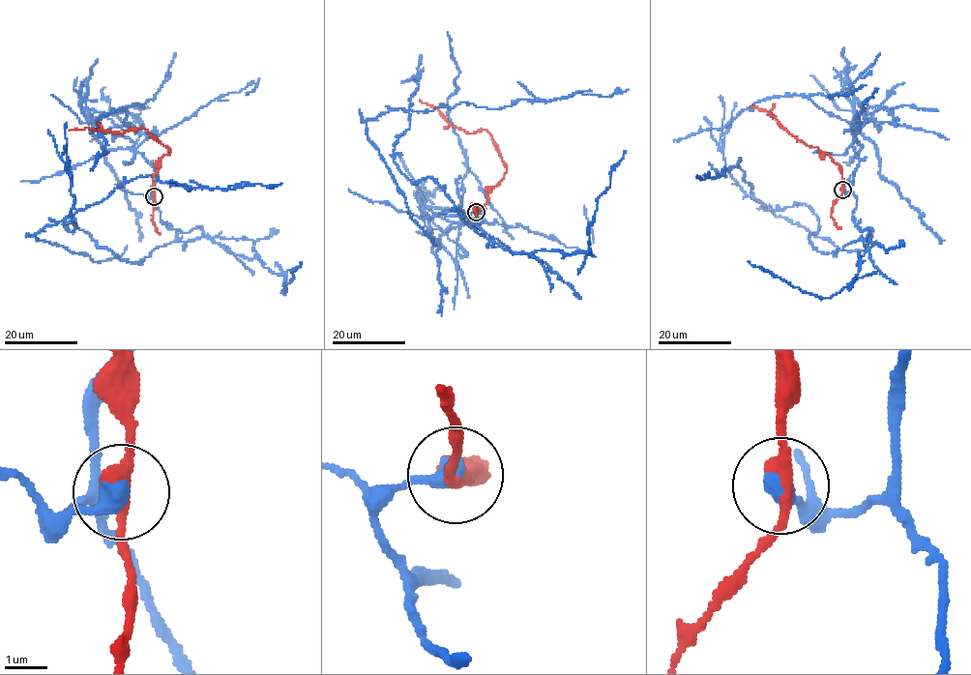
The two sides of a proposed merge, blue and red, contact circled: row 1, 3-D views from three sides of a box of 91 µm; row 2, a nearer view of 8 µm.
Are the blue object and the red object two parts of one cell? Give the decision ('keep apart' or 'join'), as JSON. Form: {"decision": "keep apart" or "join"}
{"decision": "keep apart"}

